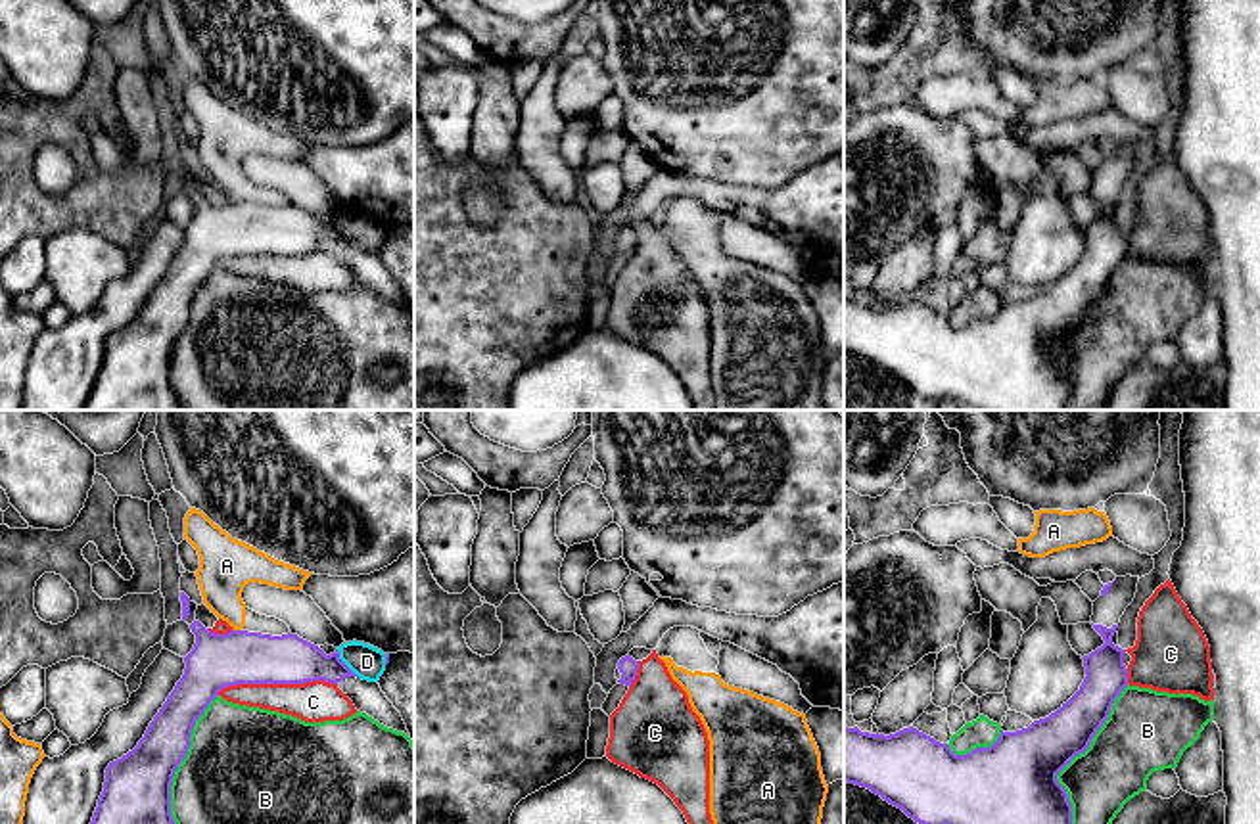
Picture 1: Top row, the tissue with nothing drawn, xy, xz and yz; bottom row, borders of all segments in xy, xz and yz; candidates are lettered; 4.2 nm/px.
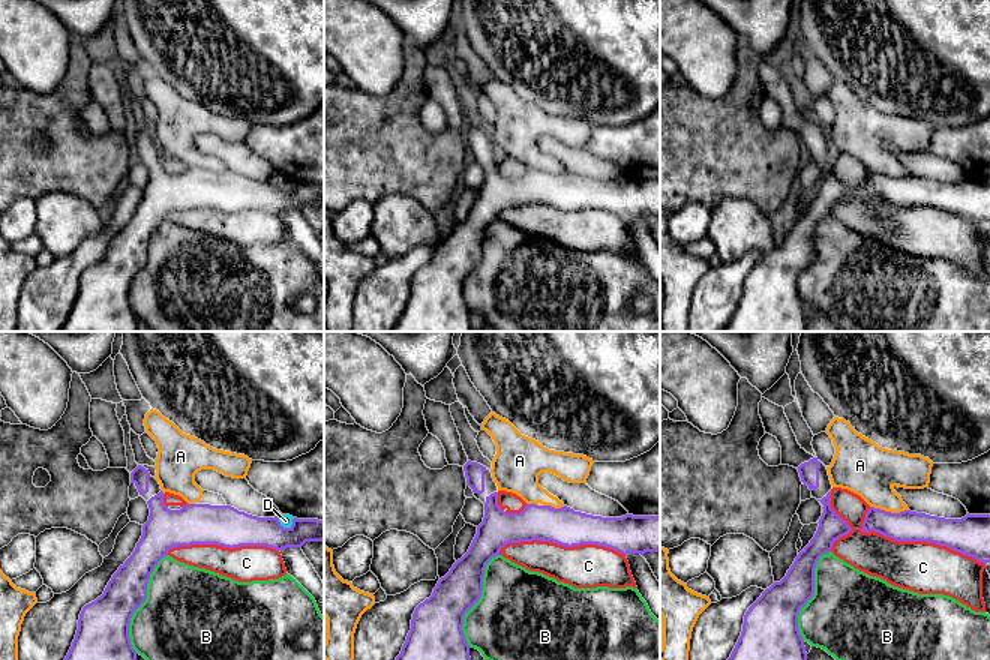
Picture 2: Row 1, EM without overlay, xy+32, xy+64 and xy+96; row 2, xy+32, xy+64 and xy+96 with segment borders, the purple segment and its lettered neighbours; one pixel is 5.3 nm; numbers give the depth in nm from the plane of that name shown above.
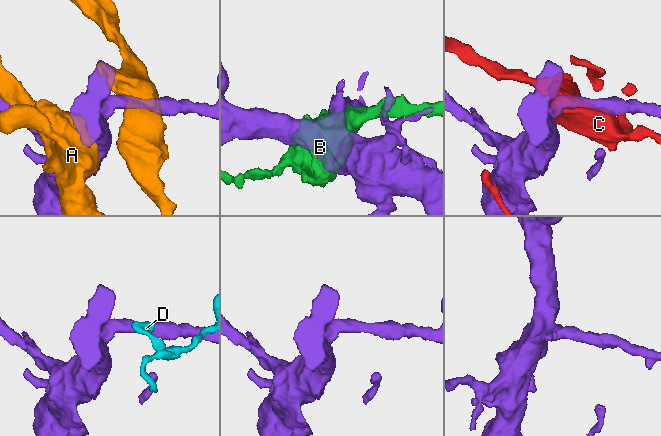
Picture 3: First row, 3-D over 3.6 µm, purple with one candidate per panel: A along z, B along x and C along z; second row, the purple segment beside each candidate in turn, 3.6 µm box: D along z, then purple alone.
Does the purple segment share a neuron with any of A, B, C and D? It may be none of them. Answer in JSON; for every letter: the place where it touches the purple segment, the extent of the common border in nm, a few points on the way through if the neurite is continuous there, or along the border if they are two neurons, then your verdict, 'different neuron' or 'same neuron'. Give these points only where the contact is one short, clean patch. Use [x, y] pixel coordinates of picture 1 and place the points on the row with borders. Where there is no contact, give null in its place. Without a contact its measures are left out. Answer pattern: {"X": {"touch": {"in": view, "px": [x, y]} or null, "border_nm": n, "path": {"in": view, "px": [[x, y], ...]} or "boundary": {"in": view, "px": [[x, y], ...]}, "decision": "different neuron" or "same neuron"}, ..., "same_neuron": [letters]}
{"A": {"touch": {"in": "xy", "px": [238, 631]}, "border_nm": 30, "decision": "different neuron"}, "B": {"touch": {"in": "yz", "px": [1078, 754]}, "border_nm": 650, "decision": "different neuron"}, "C": {"touch": {"in": "xy", "px": [277, 683]}, "border_nm": 500, "decision": "different neuron"}, "D": {"touch": {"in": "xy", "px": [344, 663]}, "border_nm": 160, "boundary": {"in": "xy", "px": [[336, 650], [359, 677]]}, "decision": "different neuron"}, "same_neuron": []}

